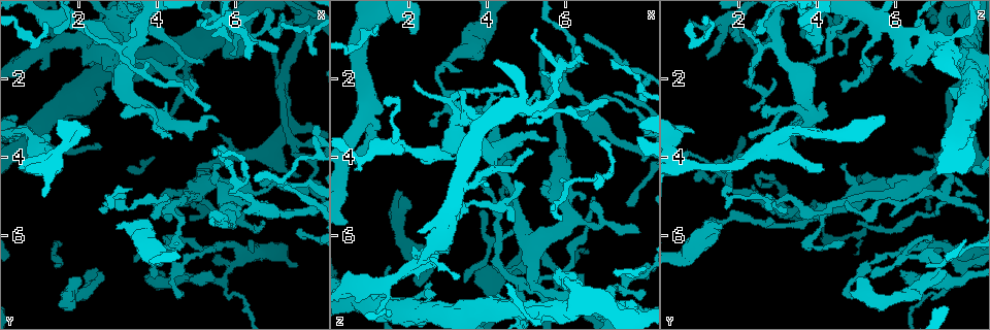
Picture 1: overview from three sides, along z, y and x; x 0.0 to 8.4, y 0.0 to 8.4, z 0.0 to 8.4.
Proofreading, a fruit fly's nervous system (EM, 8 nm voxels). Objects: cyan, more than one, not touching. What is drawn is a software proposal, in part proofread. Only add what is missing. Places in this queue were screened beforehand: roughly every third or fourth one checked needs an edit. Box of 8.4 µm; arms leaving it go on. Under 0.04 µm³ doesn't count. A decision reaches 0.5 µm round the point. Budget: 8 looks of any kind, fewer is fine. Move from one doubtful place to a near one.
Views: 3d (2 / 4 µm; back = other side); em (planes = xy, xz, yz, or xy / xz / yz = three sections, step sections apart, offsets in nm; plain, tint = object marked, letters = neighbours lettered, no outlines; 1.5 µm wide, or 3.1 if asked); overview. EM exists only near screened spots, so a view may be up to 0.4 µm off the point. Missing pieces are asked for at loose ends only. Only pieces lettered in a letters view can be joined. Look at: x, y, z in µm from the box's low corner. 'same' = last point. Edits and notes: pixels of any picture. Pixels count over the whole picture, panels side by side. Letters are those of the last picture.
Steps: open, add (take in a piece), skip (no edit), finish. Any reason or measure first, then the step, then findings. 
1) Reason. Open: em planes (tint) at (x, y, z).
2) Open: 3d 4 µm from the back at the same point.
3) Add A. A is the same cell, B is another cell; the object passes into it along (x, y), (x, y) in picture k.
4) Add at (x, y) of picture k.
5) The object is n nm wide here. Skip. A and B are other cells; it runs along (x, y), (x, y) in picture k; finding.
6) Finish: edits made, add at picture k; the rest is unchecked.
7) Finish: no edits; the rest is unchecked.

Open: em xz step 8 (letters) at (2.65, 5.45, 3.30).

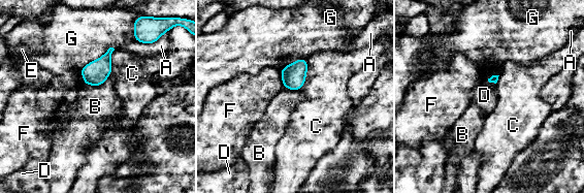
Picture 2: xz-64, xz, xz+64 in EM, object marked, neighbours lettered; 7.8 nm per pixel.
Another direction. Open: em planes (letters) at the same point.

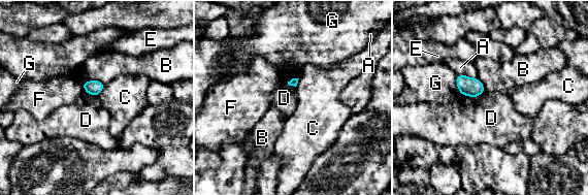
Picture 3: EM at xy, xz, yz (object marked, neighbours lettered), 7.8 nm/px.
Skip. A, B, C, D, E, F and G are other cells; no lettered piece goes on from it.

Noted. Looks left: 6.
Branch stops here. Open: em xy step 8 (letters) at (0.70, 4.25, 4.10).

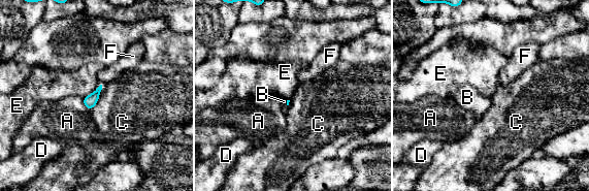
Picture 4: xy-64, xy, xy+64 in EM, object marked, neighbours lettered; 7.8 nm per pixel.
Cut it another way. Open: em yz step 4 (letters) at the same point.

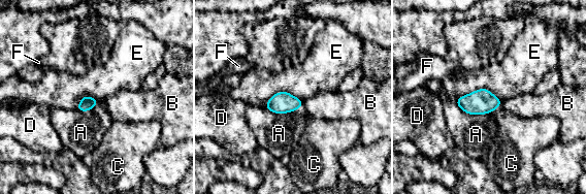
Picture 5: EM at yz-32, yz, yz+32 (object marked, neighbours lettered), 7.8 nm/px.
Skip. A, B, C, D, E and F are other cells; a border runs along (455, 100), (488, 89), (501, 101) in picture 5; no lettered piece goes on from it.

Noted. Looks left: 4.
Branch stops here. Open: 3d 2 µm at (4.80, 2.35, 4.70).

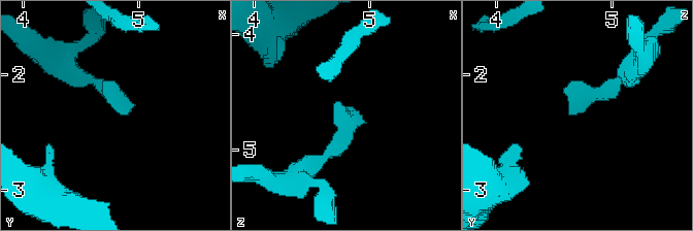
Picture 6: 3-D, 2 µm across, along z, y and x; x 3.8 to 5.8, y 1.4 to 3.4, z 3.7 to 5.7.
Open: em xz step 4 (letters) at (4.82, 2.32, 4.64).

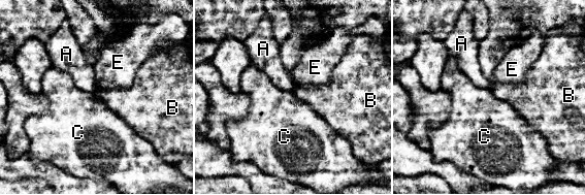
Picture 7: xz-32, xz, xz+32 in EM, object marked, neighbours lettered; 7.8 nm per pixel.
Cut it another way. Open: em planes (letters) at the same point.

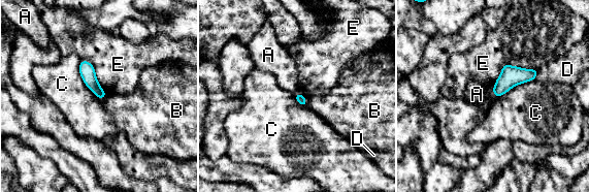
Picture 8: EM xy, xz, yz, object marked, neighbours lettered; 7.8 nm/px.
Skip. A, B, C, D and E are other cells; a border runs along (492, 89), (494, 96) in picture 8; none of them fits.

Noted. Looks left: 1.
Finish: no edits; the rest is unchecked.

